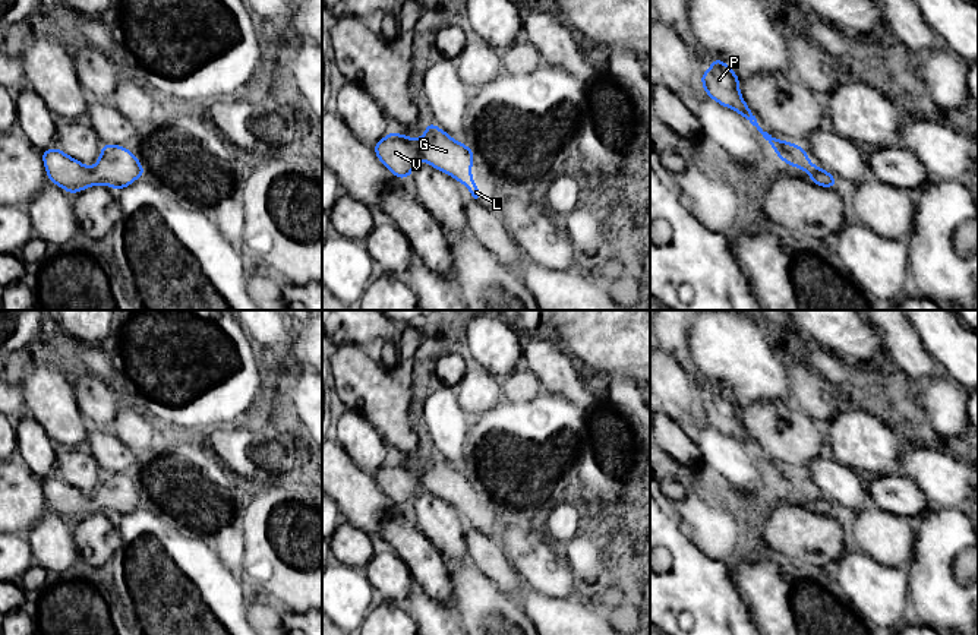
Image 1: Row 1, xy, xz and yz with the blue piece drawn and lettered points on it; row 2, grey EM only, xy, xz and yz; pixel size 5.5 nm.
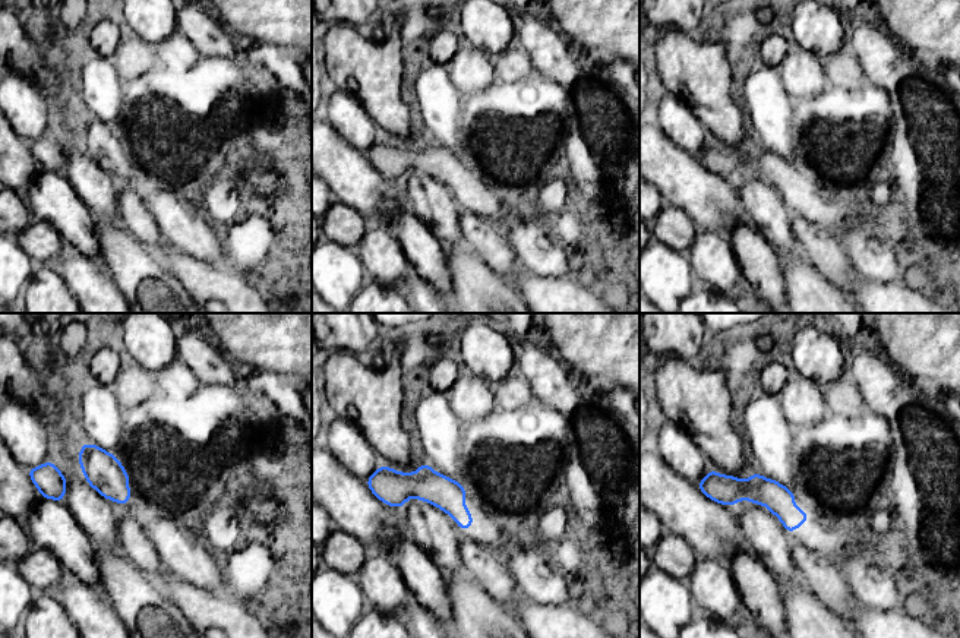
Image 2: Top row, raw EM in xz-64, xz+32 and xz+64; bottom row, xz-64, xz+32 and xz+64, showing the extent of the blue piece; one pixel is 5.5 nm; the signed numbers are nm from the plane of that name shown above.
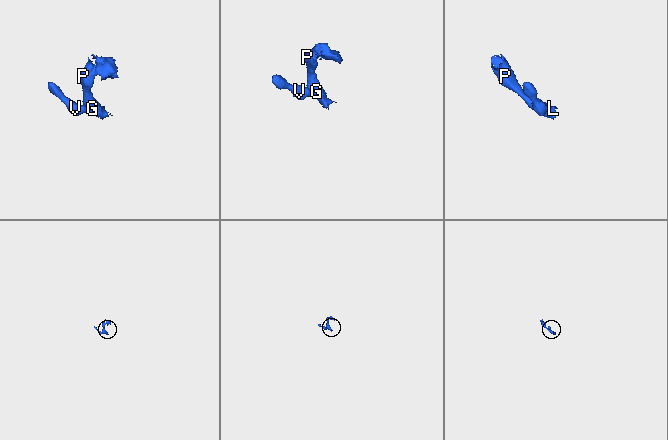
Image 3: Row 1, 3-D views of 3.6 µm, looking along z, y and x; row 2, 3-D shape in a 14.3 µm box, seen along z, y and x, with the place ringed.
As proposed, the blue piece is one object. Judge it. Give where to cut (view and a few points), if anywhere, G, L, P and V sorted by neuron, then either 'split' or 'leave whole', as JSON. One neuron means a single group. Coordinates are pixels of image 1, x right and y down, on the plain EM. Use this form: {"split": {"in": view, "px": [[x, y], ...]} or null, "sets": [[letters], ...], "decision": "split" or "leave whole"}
{"split": null, "sets": [["G", "L", "P", "V"]], "decision": "leave whole"}

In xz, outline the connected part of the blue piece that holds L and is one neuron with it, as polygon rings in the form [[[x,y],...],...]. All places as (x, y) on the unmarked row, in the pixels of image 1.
[[[429,449],[420,467],[391,459],[372,476],[394,505],[408,506],[416,492],[425,487],[430,495],[463,511],[474,530],[483,525],[470,500],[473,477],[454,468],[445,458]]]

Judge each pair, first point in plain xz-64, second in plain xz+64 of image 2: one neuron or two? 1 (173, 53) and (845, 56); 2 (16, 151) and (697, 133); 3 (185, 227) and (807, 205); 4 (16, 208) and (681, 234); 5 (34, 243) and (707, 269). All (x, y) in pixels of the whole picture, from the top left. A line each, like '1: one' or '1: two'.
1: one
2: two
3: two
4: one
5: one

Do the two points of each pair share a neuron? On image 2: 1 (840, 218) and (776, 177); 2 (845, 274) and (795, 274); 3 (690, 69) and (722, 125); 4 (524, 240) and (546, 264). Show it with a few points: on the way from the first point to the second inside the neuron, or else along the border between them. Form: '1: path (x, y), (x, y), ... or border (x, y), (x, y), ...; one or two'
1: path (824, 208), (807, 204), (792, 189); one
2: border (812, 264), (846, 294); two
3: path (703, 82), (719, 111); one
4: path (530, 246), (542, 258); one

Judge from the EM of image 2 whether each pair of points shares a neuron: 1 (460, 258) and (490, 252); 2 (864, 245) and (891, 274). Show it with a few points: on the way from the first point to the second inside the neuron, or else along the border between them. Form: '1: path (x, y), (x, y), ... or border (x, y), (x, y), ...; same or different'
1: border (476, 253), (501, 277); different
2: path (870, 252), (884, 267); same

